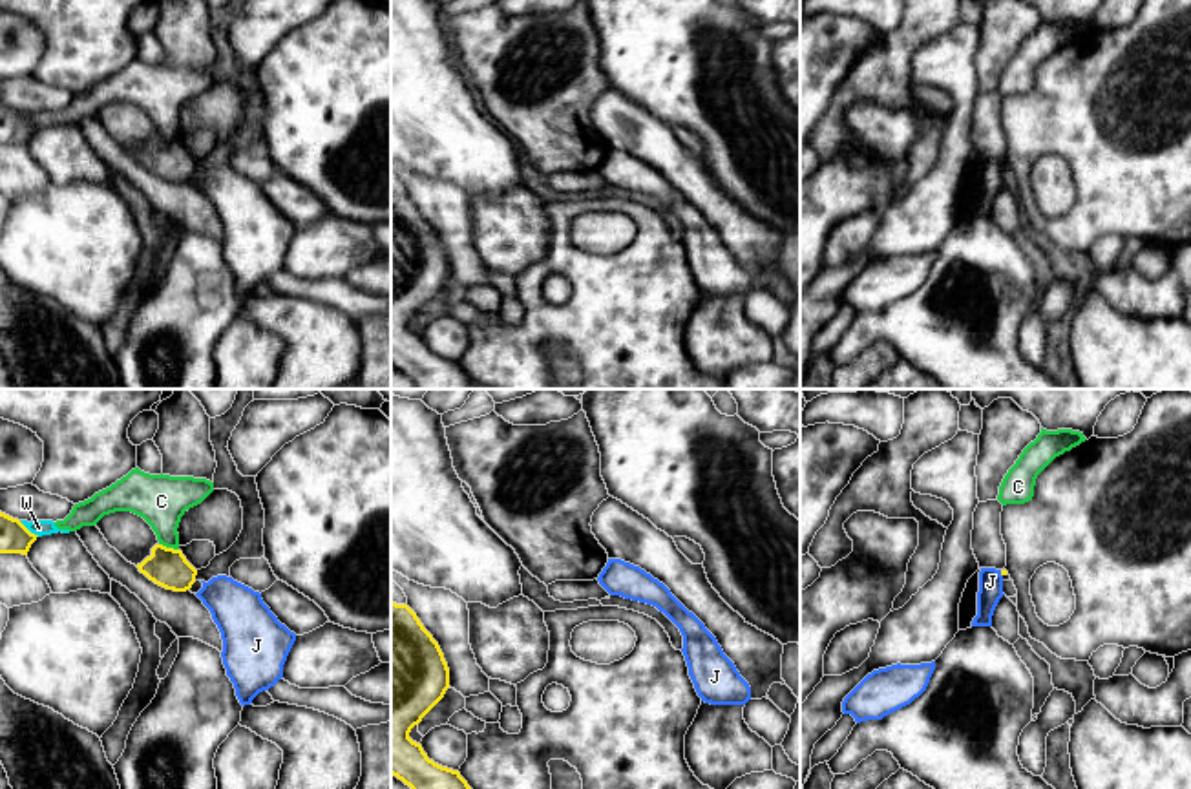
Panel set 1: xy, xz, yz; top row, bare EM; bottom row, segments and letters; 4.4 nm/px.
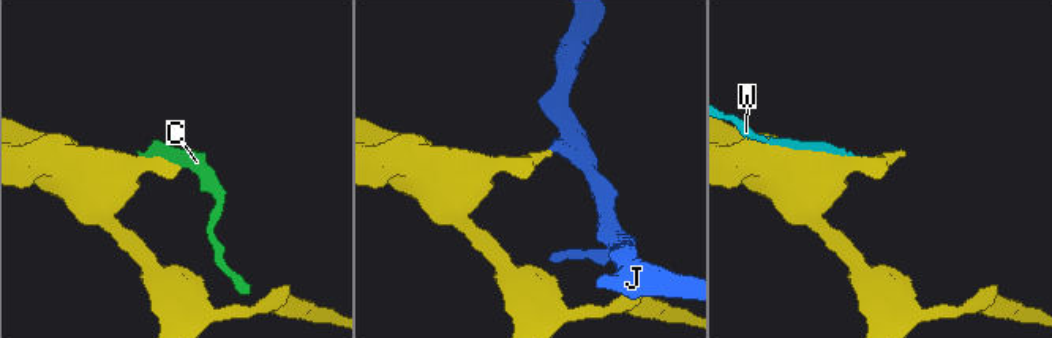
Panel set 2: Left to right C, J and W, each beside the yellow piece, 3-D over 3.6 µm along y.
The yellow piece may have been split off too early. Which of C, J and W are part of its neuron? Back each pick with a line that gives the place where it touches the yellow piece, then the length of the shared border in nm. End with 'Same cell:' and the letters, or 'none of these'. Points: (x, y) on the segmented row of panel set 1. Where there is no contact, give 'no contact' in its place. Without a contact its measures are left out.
Same cell: none of these

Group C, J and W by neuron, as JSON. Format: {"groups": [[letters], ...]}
{"groups": [["C", "W"], ["J"]]}

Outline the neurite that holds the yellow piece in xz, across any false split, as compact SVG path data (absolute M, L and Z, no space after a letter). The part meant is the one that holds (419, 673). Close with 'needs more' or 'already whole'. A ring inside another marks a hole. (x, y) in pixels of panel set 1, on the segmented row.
M391 603L391 774L411 789L471 789L458 771L435 763L409 738L448 689L438 643L407 605Z; already whole

